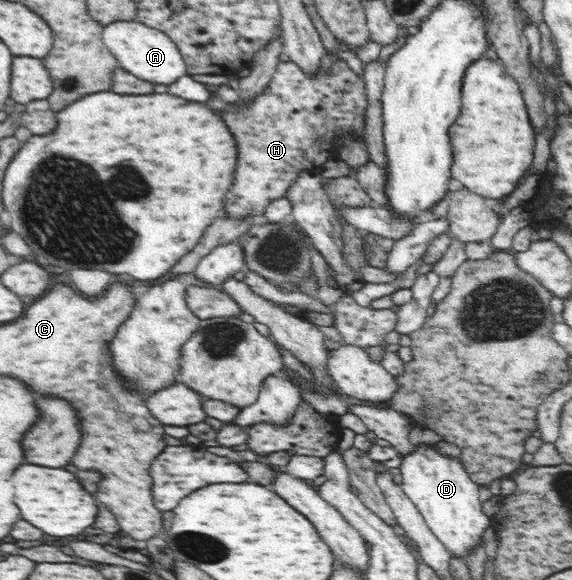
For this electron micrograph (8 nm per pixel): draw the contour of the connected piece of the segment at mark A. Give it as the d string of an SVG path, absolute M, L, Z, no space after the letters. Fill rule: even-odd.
M138 20L116 21L103 26L102 41L122 64L121 68L146 82L172 84L181 76L188 74L185 60L177 45L164 32L146 26Z

